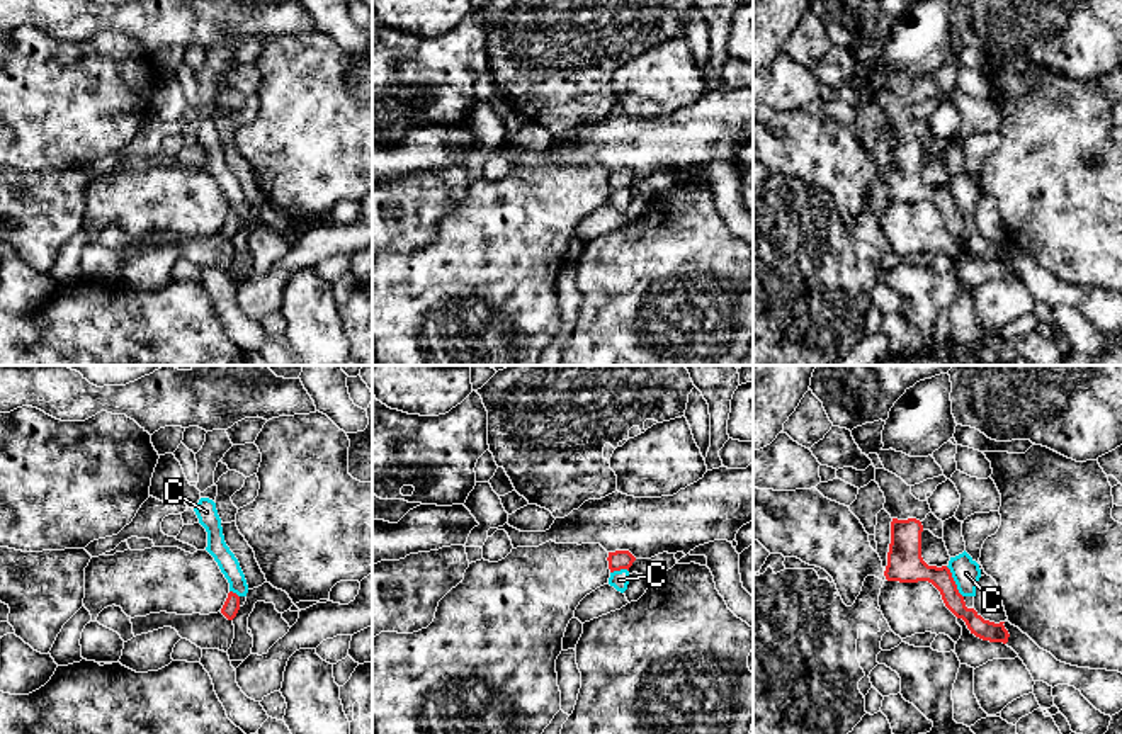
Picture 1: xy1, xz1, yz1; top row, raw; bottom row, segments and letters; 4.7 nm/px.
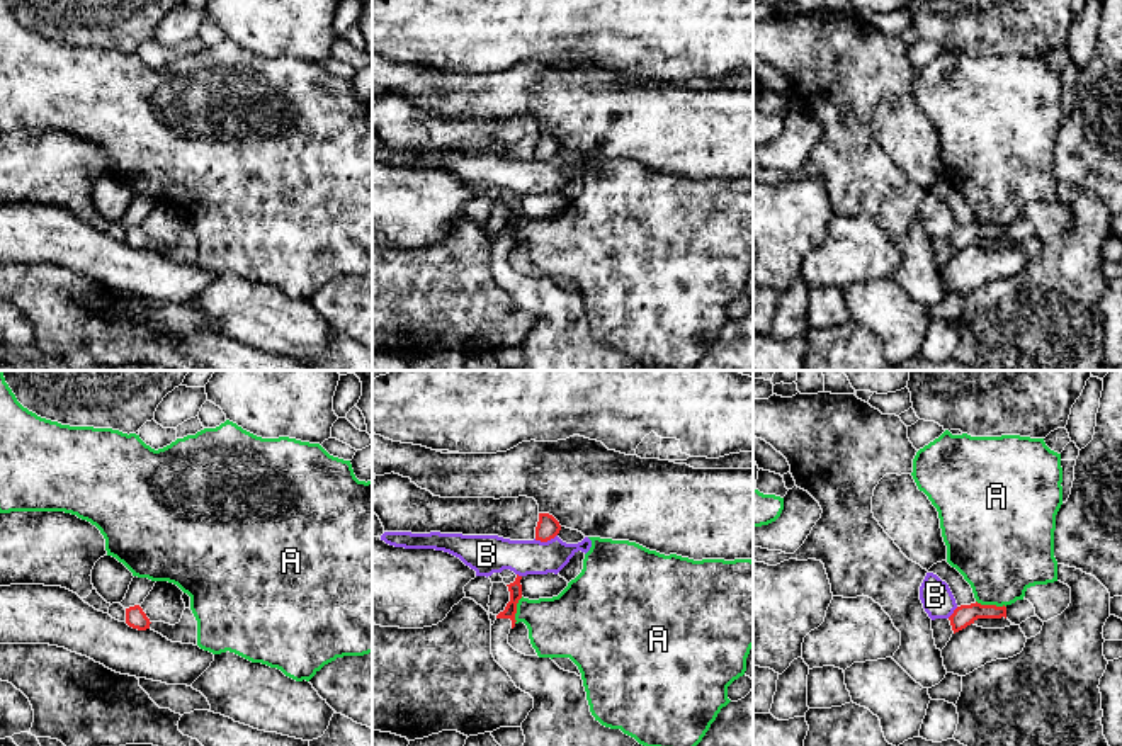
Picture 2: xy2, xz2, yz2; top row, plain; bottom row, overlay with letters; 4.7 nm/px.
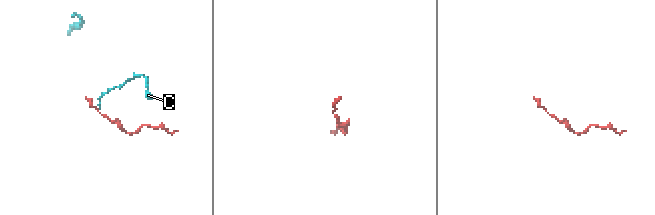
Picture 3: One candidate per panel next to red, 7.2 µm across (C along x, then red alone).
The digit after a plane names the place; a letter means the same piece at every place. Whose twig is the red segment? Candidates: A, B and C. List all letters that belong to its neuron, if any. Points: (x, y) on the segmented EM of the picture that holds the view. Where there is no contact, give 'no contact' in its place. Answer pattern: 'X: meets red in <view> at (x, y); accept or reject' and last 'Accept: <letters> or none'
A: meets red in yz2 at (991, 605); reject
B: meets red in xz2 at (544, 541); reject
C: meets red in yz1 at (954, 581); reject
Accept: none

